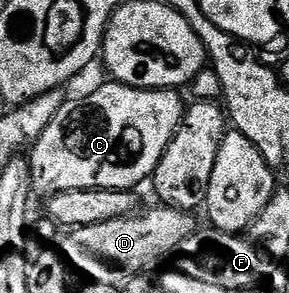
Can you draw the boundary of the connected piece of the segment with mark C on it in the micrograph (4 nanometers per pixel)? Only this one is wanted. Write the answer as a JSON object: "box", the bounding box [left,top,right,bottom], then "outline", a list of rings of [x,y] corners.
{"box":[29,81,185,197],"outline":[[[107,81],[104,87],[97,88],[92,95],[87,95],[84,99],[77,100],[76,103],[71,103],[71,101],[64,102],[63,108],[57,113],[57,117],[53,117],[53,121],[49,123],[45,129],[45,133],[41,133],[41,137],[36,139],[30,148],[29,166],[34,190],[38,194],[40,191],[43,197],[50,197],[59,191],[68,191],[69,189],[97,189],[100,187],[101,189],[113,189],[114,191],[130,191],[138,188],[138,183],[143,183],[146,179],[148,182],[154,176],[157,165],[165,153],[165,149],[171,144],[171,138],[179,132],[179,126],[183,120],[185,110],[185,102],[183,103],[183,99],[179,95],[182,94],[175,89],[169,91],[146,91],[140,87],[130,87],[124,83]]]}

